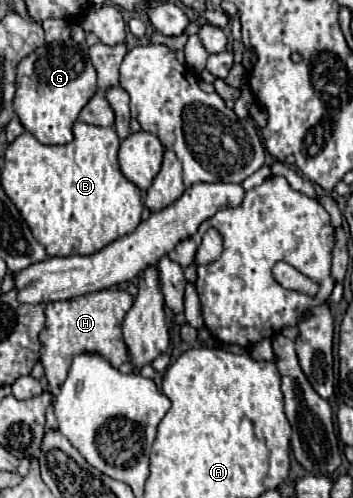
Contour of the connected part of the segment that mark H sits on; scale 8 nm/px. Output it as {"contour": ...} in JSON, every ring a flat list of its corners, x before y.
{"contour":[[119,288,99,290,65,302,49,302,45,306,47,320,39,334,41,364,45,368,45,378,53,390,57,390,61,382,65,382,69,366,77,354,101,354,115,368,127,362,127,348,121,336,121,326,131,306,133,296,127,290]]}

